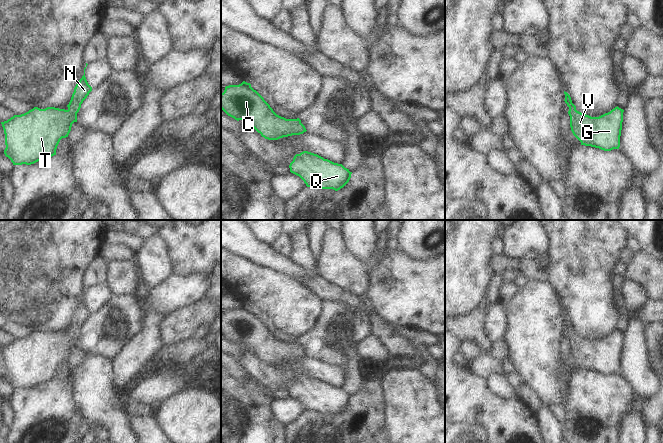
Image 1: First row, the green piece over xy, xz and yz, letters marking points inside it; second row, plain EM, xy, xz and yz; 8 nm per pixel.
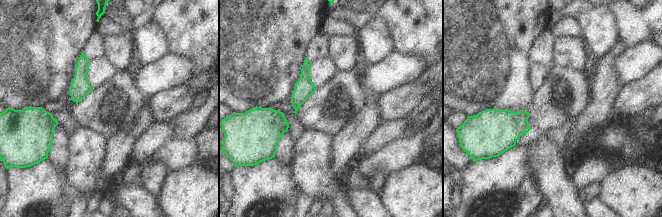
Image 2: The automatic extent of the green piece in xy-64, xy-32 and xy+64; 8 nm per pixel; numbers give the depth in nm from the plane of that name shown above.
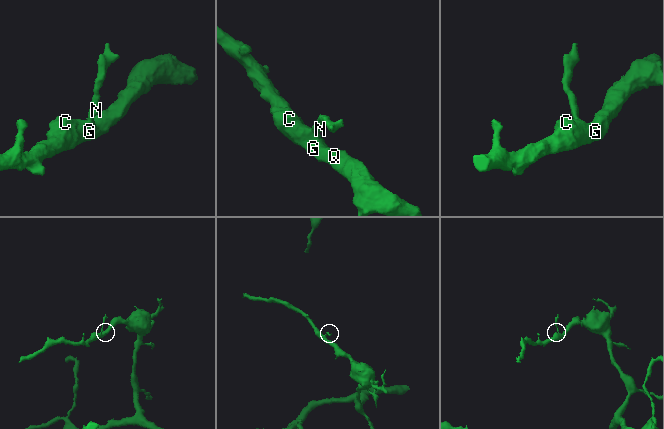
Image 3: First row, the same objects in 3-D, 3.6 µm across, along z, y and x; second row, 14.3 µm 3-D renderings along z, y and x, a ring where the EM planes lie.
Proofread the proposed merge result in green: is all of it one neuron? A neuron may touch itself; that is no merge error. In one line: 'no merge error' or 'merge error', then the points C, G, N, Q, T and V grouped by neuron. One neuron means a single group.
no merge error; C G N Q T V

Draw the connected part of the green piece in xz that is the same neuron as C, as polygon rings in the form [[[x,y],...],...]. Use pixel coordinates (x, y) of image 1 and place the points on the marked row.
[[[245,81],[239,85],[225,87],[224,92],[221,93],[221,109],[237,121],[246,120],[262,137],[268,140],[300,135],[307,131],[299,118],[286,119],[277,115],[264,98],[251,87],[251,84]]]

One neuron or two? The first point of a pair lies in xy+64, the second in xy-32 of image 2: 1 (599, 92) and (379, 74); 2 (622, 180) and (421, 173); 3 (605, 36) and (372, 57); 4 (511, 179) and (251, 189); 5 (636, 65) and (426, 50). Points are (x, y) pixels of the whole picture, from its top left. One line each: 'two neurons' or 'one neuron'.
1: two neurons
2: one neuron
3: one neuron
4: one neuron
5: two neurons

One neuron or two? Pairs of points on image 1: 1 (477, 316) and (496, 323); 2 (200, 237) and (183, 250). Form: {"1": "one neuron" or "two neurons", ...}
{"1": "two neurons", "2": "one neuron"}

